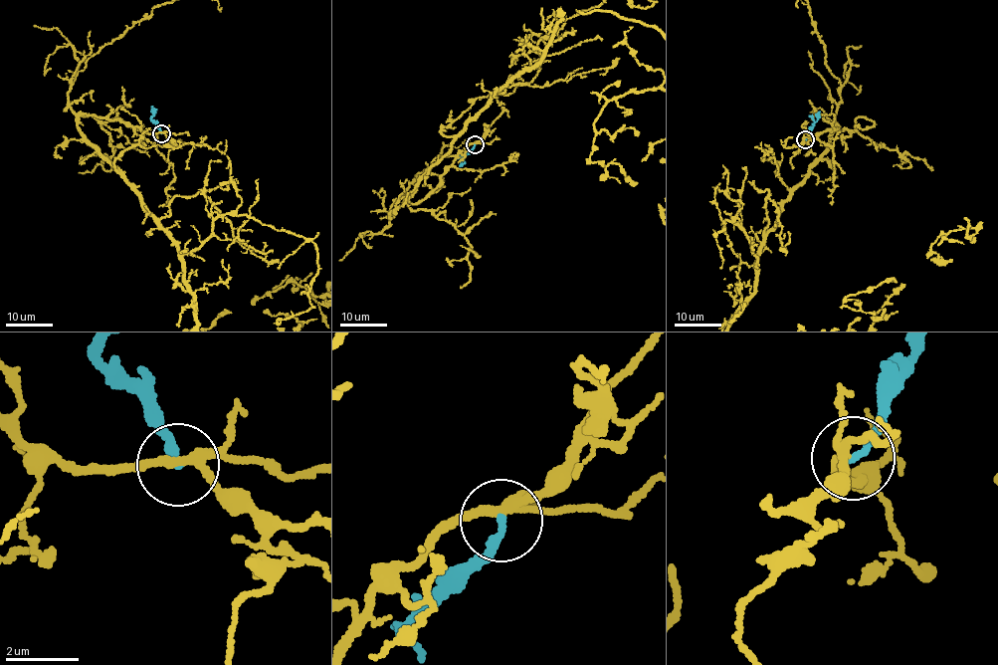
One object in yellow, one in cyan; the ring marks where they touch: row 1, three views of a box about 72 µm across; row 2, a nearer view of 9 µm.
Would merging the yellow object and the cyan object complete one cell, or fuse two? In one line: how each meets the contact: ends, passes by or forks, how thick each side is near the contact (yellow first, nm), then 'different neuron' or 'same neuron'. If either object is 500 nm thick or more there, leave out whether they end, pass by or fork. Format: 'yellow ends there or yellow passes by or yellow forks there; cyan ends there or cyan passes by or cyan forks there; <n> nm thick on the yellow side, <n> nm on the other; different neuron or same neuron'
yellow forks there; cyan ends there; 240 nm thick on the yellow side, 240 nm on the other; different neuron

